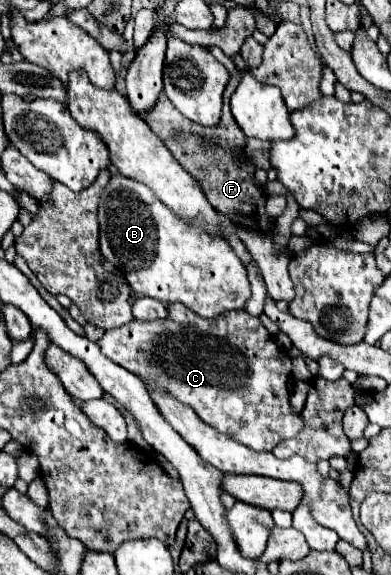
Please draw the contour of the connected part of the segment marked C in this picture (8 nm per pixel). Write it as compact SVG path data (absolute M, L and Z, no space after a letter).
M182 303L168 305L168 317L156 321L130 321L128 325L108 329L96 345L100 351L128 369L144 383L154 383L154 387L166 391L180 403L190 405L196 415L218 429L220 433L230 435L234 441L252 447L254 451L272 451L280 441L294 437L300 431L300 415L292 413L288 403L290 399L290 375L292 363L286 351L280 351L272 335L258 321L258 317L248 315L244 309L226 311L212 319L200 317Z

